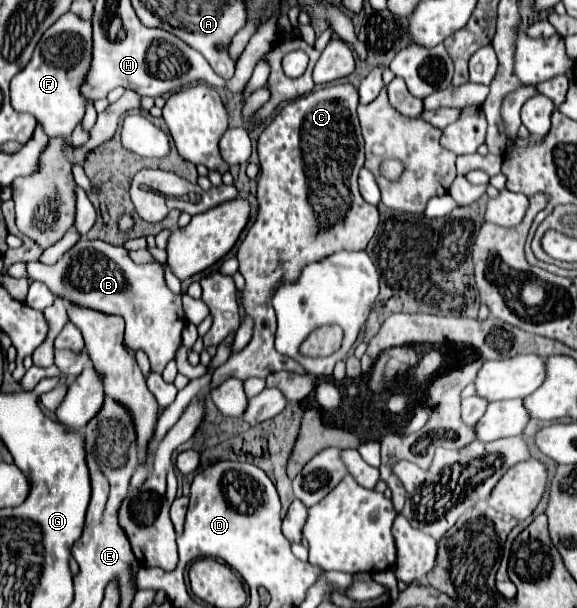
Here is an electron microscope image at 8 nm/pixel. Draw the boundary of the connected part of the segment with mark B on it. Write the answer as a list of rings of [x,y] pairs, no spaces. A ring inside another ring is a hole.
[[[80,236],[80,240],[52,266],[28,262],[28,274],[32,280],[44,282],[54,296],[70,304],[106,314],[120,314],[125,322],[125,344],[148,354],[152,372],[162,372],[182,346],[182,330],[186,326],[182,296],[166,286],[164,266],[158,262],[138,266],[130,260],[126,248]]]

